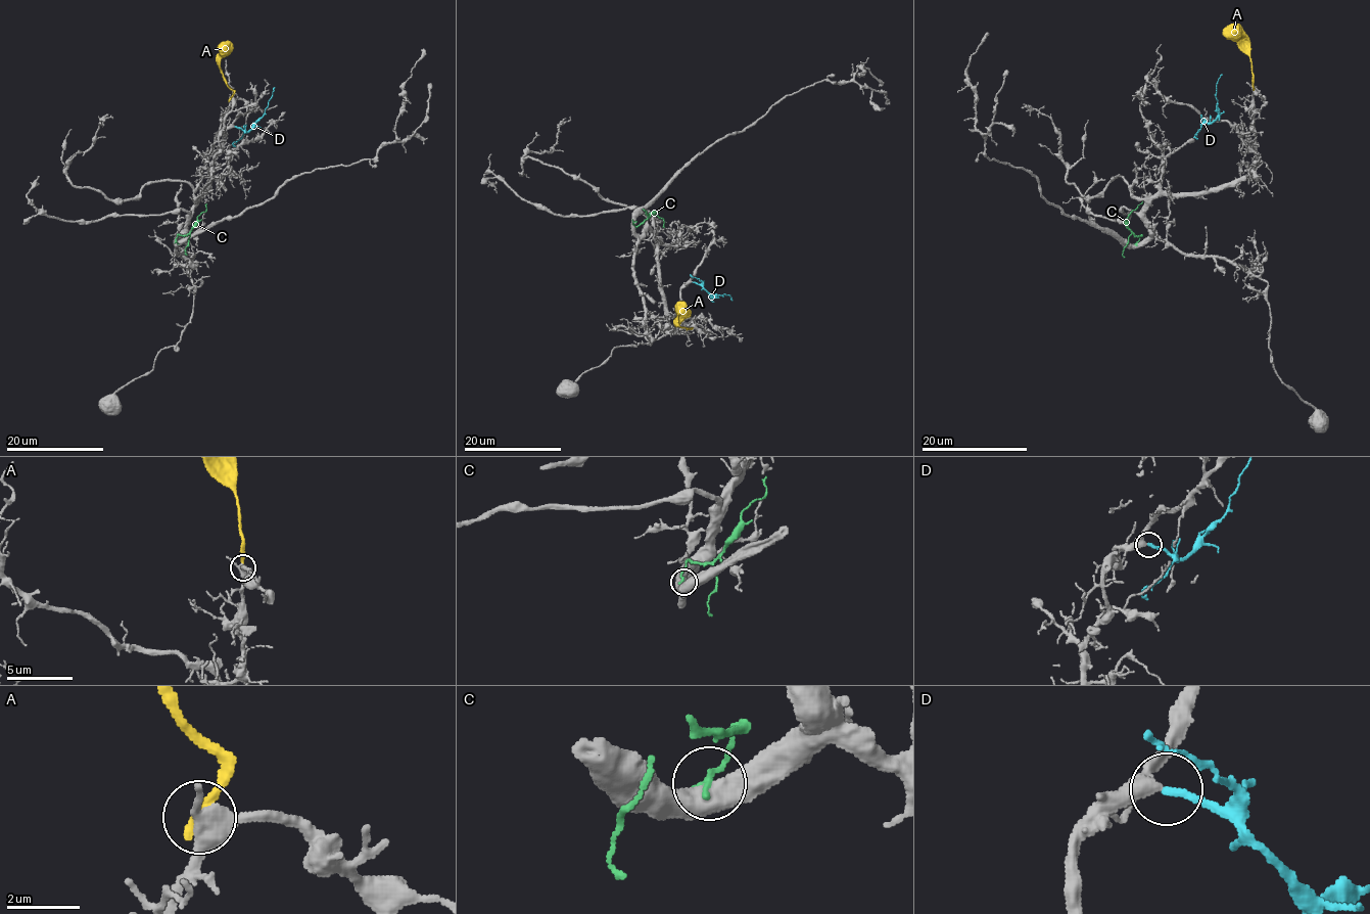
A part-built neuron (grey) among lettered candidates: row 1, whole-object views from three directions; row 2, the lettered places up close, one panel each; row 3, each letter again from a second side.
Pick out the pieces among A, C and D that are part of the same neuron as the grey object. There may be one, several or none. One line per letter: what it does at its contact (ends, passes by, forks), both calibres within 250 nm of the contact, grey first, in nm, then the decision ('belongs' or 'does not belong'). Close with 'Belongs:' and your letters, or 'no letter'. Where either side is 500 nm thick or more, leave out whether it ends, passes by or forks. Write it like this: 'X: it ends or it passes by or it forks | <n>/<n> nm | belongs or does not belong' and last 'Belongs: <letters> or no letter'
A: it ends | 400/300 nm | does not belong
C: 550/180 nm | does not belong
D: it ends | 340/240 nm | belongs
Belongs: D

